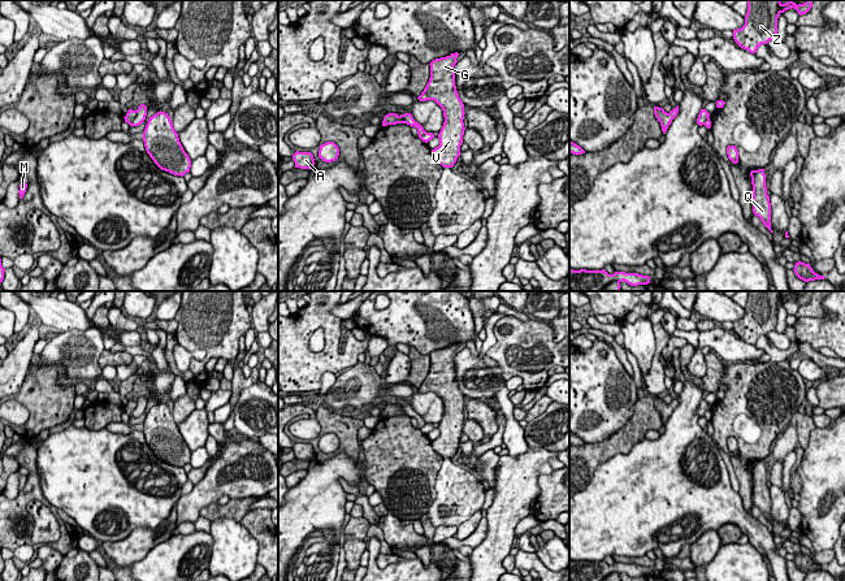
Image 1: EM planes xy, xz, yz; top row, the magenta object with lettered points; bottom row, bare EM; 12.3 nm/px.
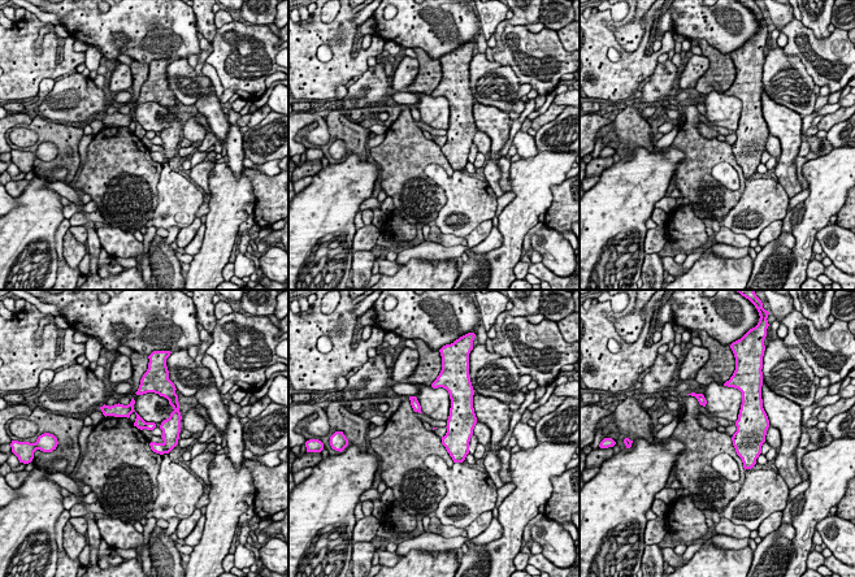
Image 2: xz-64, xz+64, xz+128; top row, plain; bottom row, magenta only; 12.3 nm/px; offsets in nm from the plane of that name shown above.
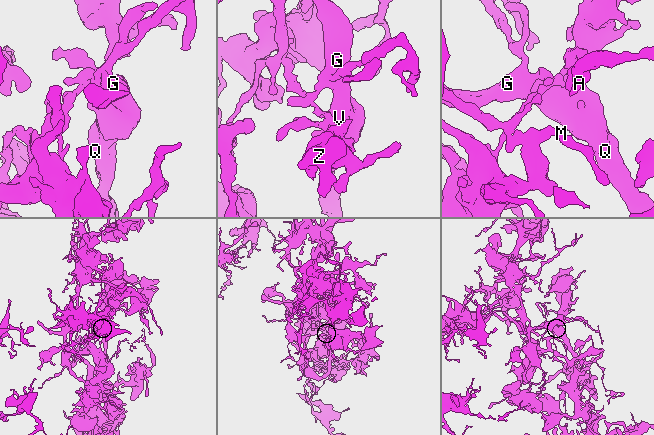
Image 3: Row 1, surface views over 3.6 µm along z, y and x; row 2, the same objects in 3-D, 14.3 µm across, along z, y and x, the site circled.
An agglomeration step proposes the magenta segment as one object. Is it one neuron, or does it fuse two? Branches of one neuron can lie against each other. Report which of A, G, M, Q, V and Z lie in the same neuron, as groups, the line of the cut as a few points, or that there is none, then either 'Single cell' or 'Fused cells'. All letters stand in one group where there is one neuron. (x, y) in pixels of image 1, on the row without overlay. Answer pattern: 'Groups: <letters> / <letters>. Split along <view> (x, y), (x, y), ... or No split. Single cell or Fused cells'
Groups: A M / G Q V Z. Split along xy (137, 402), (137, 406), (129, 415). Fused cells

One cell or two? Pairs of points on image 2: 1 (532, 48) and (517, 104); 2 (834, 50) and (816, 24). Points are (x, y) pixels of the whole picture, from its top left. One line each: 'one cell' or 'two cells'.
1: two cells
2: two cells

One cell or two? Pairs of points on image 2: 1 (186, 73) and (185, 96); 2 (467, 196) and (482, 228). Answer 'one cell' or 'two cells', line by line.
1: one cell
2: two cells

